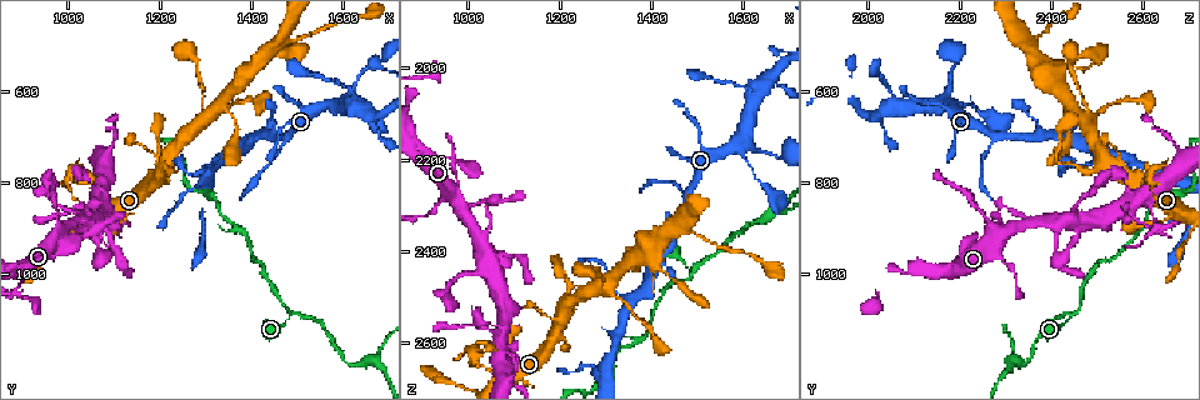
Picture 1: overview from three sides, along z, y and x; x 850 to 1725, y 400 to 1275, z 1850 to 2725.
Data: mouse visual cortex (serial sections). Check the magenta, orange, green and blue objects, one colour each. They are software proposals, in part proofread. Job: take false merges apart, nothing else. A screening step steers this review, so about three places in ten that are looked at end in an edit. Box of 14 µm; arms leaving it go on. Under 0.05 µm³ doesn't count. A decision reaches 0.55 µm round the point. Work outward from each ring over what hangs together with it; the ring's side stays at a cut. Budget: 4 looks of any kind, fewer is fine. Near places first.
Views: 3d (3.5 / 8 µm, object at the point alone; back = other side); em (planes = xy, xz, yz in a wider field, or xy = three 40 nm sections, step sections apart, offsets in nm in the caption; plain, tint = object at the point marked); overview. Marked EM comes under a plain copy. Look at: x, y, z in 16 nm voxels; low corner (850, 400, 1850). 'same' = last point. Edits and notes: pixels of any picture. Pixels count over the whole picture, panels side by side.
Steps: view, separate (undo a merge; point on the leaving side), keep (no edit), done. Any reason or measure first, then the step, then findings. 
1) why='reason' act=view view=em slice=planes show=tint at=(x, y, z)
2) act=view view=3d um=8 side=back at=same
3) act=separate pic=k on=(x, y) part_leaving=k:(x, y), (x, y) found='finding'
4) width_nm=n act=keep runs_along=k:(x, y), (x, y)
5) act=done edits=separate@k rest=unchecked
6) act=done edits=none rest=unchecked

why='three-way junction' act=view view=3d um=3.5 at=(1485, 1095, 2445)

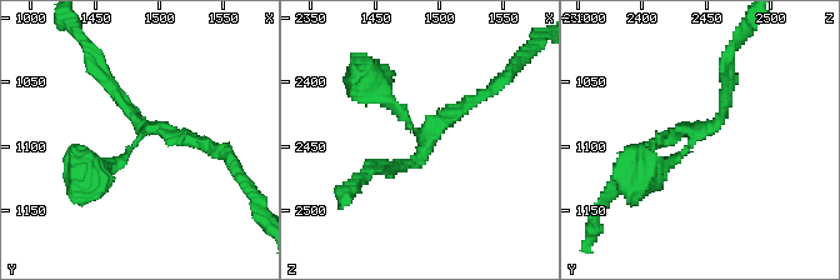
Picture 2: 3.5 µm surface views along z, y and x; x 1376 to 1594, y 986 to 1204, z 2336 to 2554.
arms=3 arm_widths_nm=150,150,200 why='now the EM' act=view view=em slice=xy step=3 show=tint at=(1486, 1092, 2444)

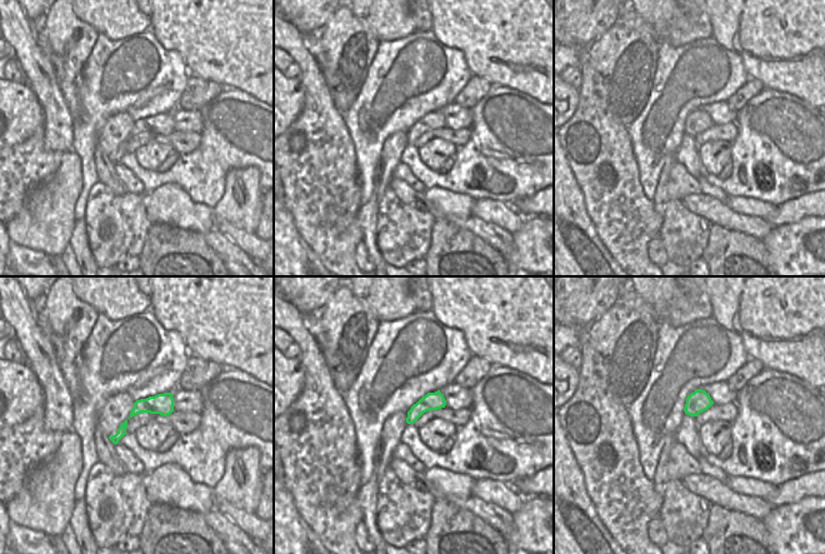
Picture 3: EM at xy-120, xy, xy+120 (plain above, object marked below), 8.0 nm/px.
act=keep runs_along=3:(169, 397), (141, 405), (115, 439) found='one cell here'

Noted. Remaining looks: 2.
act=view view=3d um=3.5 at=(1480, 695, 2275)

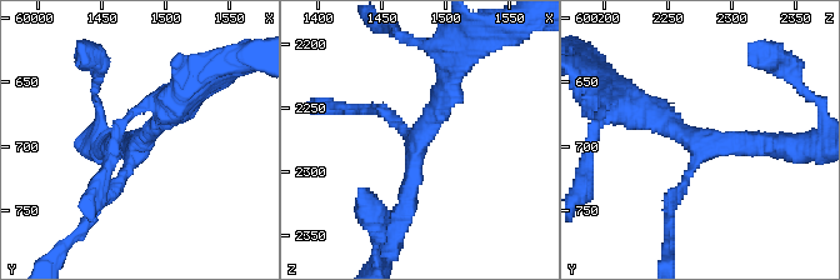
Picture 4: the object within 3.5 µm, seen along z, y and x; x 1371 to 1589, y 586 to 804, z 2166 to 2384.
arms=3 arm_widths_nm=150,250,250 why='need the tissue' act=view view=em slice=planes show=tint at=(1478, 698, 2278)

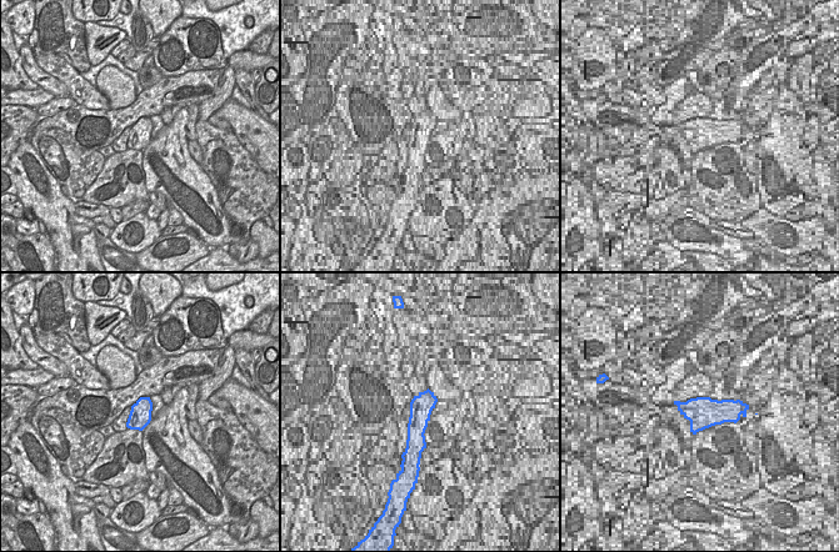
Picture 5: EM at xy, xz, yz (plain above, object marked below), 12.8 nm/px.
act=keep runs_along=4:(449, 78), (418, 138), (399, 221) found='continuous, no second cell'

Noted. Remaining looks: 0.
act=done edits=none rest=unchecked

